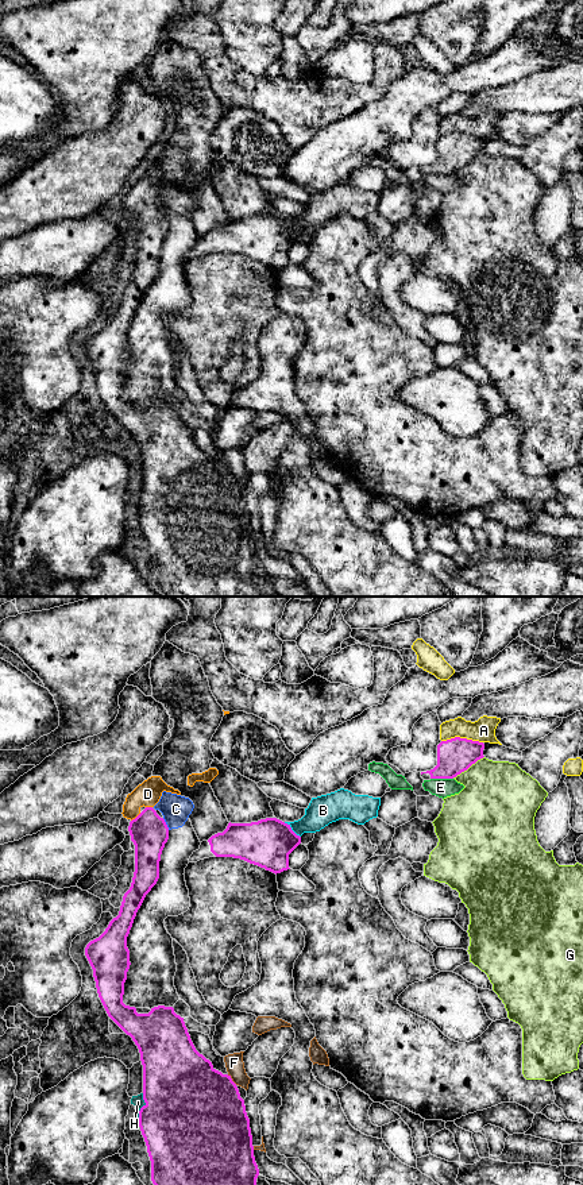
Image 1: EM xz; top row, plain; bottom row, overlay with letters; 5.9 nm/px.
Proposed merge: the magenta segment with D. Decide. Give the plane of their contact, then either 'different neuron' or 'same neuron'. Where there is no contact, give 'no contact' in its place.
contact in xz; same neuron

